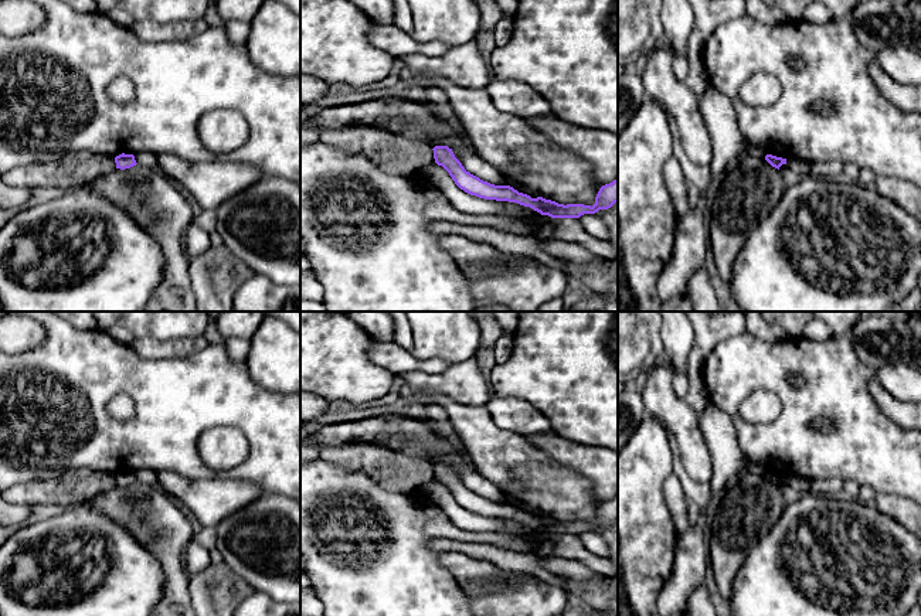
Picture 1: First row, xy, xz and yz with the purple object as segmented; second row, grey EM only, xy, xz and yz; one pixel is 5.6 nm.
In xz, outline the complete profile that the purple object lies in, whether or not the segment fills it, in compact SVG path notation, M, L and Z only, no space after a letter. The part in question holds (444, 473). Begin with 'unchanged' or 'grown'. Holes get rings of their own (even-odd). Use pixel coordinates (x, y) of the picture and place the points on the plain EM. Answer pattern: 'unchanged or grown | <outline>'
unchanged | M435 463L432 467L435 480L449 490L455 501L465 510L479 515L517 520L551 535L580 535L584 531L608 527L618 520L618 496L599 506L592 524L584 521L564 523L543 514L531 515L510 503L495 503L480 497L465 487L448 463Z

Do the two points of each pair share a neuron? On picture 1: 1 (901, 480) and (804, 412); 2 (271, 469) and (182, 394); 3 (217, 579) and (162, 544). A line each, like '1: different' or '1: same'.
1: same
2: same
3: different

